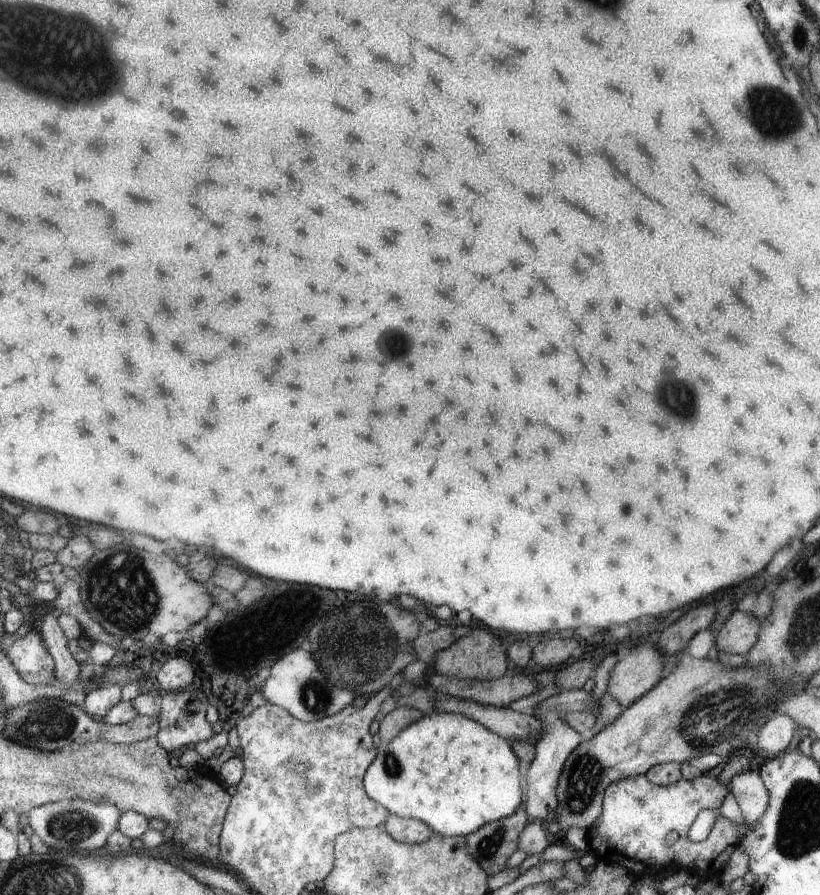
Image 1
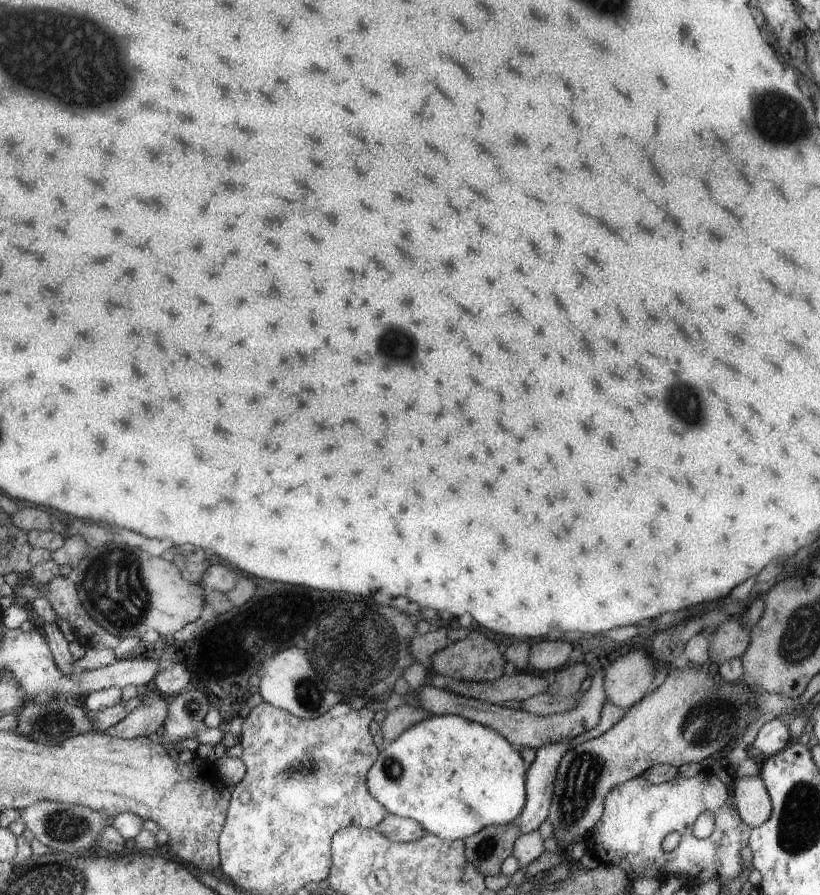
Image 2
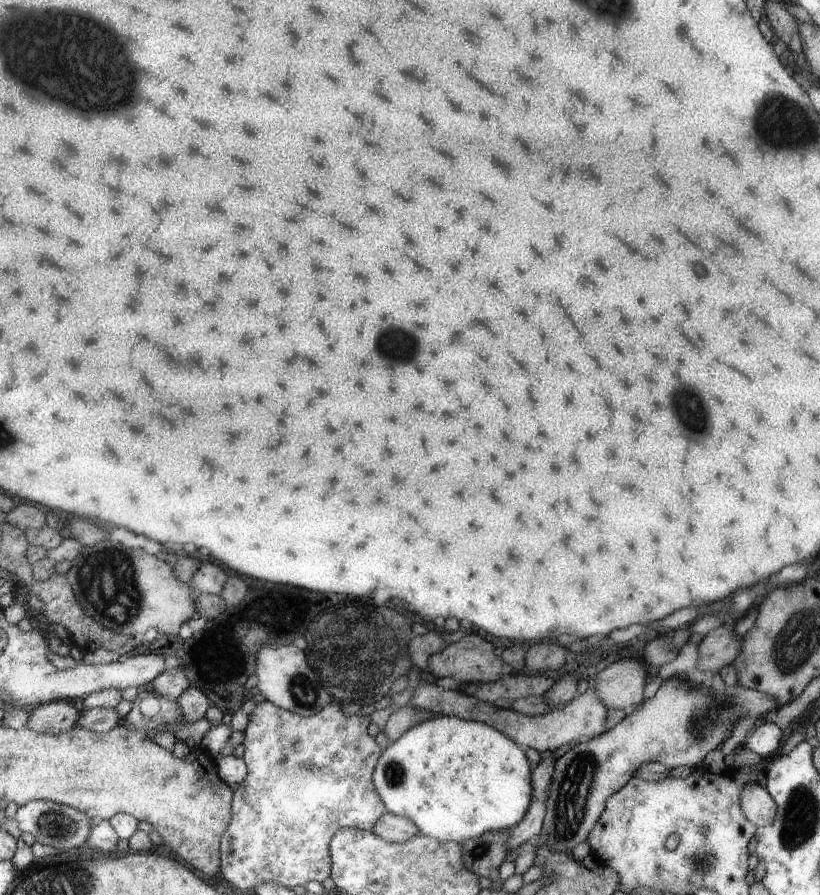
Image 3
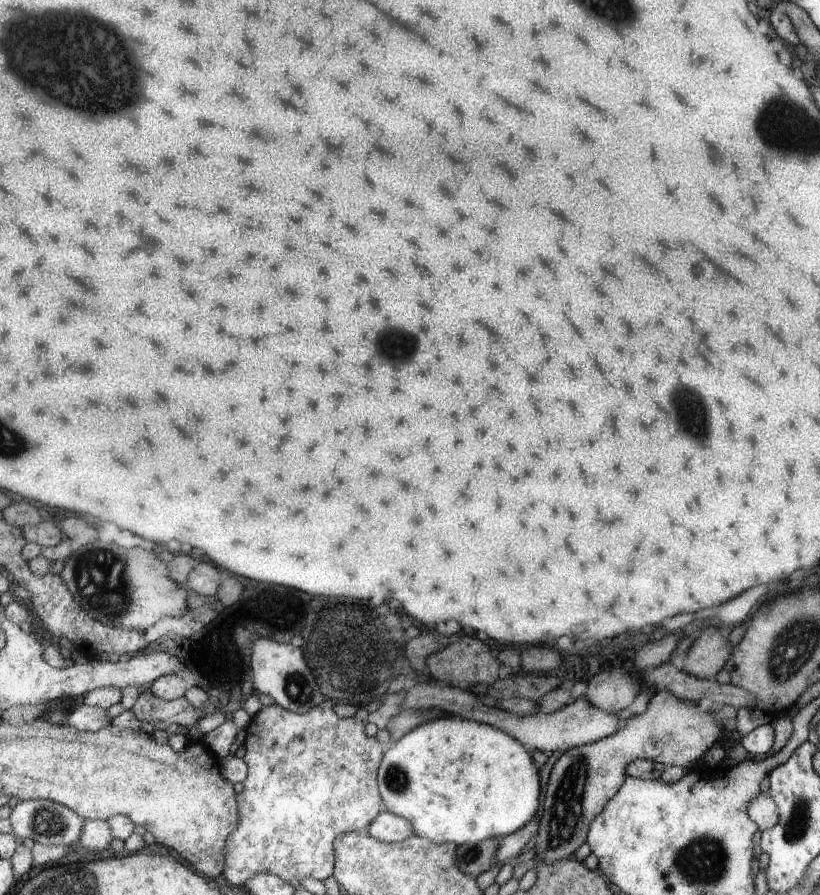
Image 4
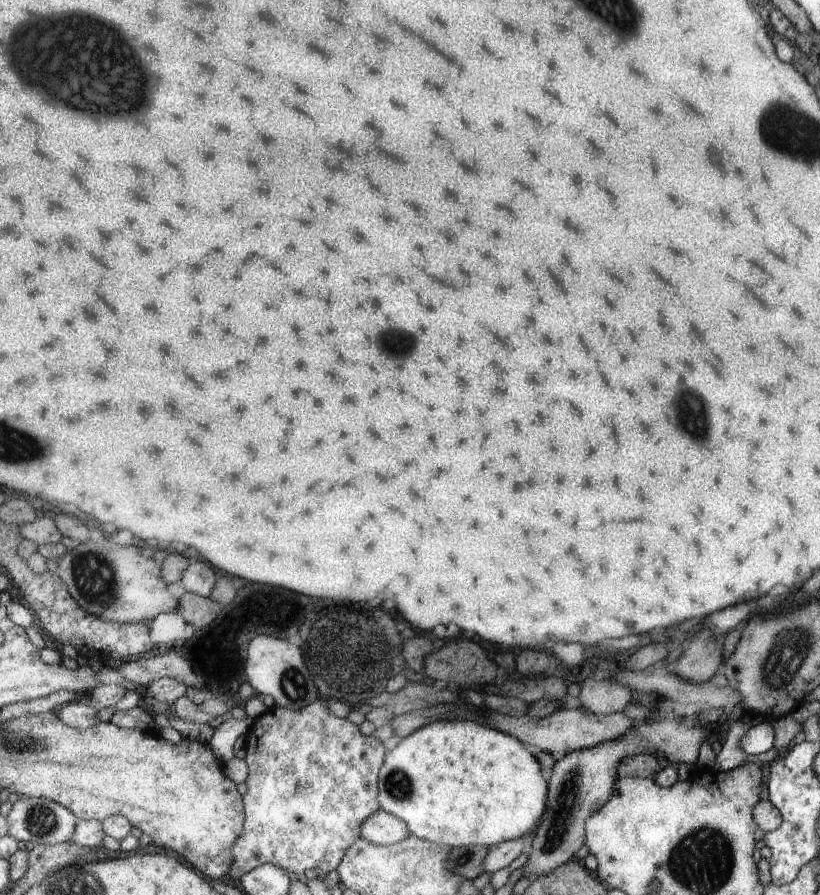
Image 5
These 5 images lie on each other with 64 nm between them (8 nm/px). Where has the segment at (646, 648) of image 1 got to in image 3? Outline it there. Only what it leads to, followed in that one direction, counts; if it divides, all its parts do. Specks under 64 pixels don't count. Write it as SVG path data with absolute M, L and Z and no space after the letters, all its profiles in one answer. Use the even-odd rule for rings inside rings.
M633 658L617 660L593 678L593 690L607 710L623 710L641 700L651 676L651 670Z

